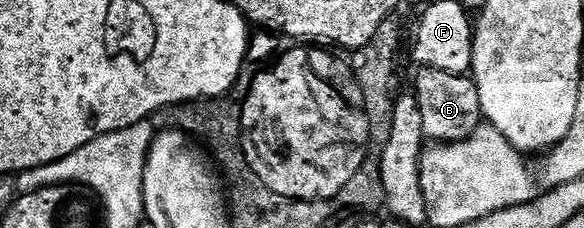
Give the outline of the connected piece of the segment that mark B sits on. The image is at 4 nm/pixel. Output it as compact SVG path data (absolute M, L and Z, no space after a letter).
M432 67L422 68L415 79L413 94L421 109L423 134L432 144L456 143L467 139L484 122L481 109L481 97L477 97L477 85L474 78L467 75L445 73Z

